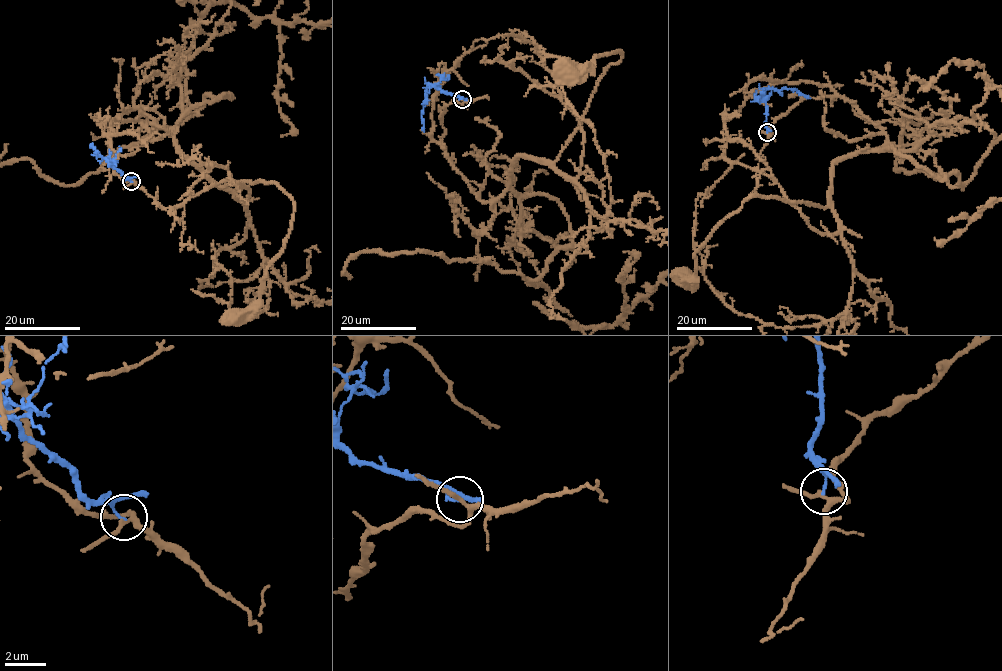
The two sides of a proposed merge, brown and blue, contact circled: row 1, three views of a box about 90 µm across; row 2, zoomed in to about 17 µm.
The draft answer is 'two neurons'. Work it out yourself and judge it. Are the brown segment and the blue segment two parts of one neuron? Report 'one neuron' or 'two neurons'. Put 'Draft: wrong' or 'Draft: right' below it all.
two neurons
Draft: right

